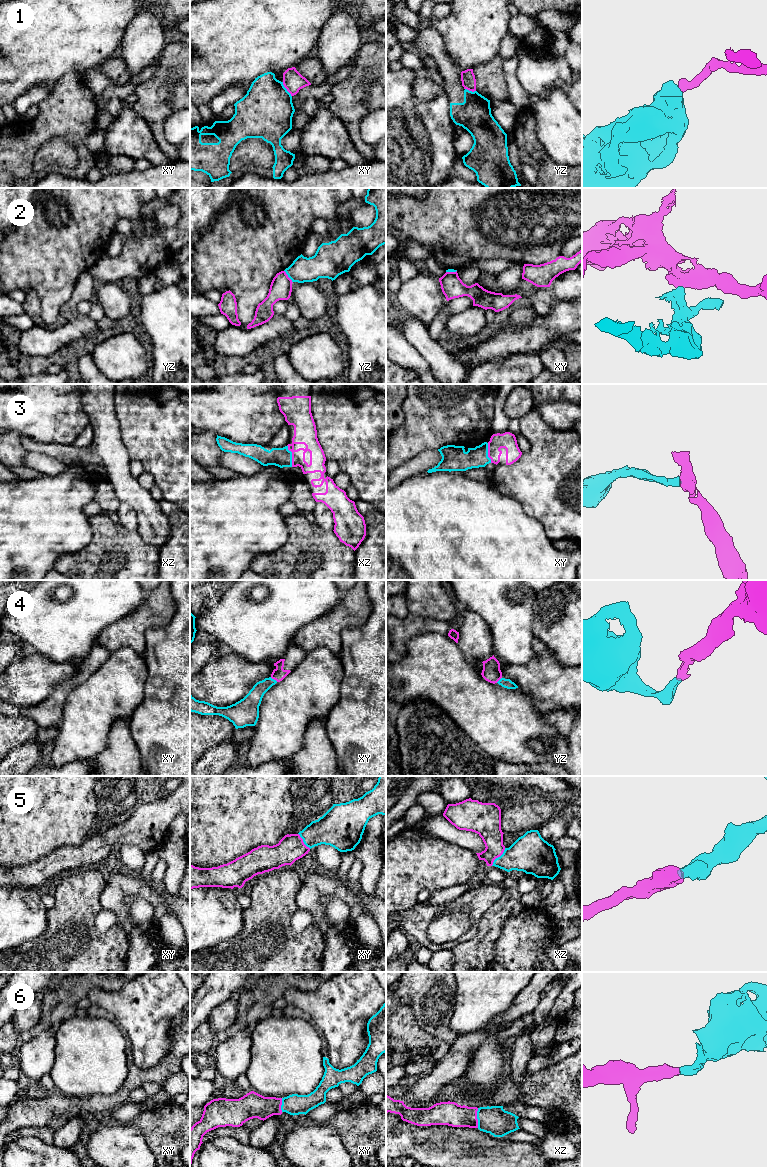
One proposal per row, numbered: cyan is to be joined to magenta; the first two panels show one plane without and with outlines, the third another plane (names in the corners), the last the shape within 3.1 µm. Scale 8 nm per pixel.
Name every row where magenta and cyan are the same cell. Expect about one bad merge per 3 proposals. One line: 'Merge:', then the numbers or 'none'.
Merge: 3, 4, 5, 6

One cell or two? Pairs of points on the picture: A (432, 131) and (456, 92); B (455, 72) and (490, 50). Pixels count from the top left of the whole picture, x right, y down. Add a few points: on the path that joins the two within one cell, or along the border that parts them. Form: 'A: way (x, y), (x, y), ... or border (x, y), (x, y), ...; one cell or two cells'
A: border (444, 92), (449, 100), (450, 118), (456, 124); two cells
B: border (446, 49), (450, 58), (461, 71); two cells

